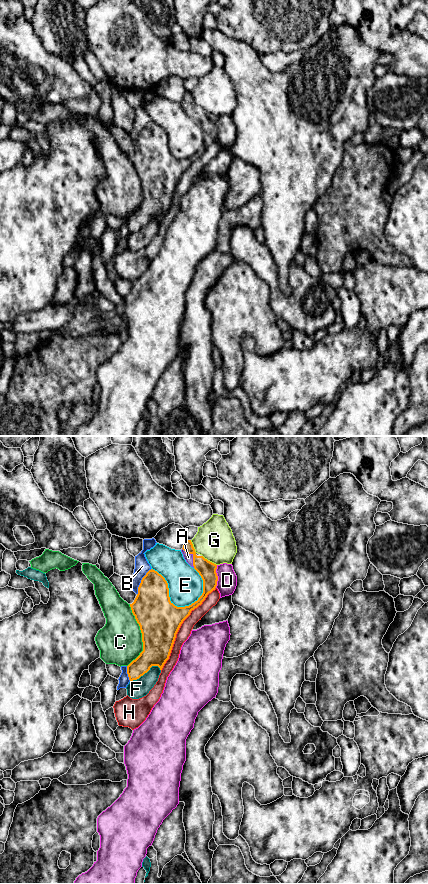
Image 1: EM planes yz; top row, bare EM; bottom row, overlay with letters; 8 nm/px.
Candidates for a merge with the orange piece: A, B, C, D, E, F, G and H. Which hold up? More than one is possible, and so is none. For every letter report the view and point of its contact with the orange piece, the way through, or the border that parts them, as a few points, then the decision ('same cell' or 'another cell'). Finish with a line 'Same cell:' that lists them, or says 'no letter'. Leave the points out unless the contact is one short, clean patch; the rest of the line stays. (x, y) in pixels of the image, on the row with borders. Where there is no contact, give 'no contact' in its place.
A: contact yz (193, 556); same cell
B: contact yz (141, 581); another cell
C: contact yz (142, 635); another cell
D: contact yz (217, 576); another cell
E: contact yz (169, 600); another cell
F: contact yz (145, 672); another cell
G: contact yz (209, 561); another cell
H: contact yz (179, 627); another cell
Same cell: A

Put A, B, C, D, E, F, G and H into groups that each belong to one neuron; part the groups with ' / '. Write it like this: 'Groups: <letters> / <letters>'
Groups: A / B / C / D / E / F / G / H

